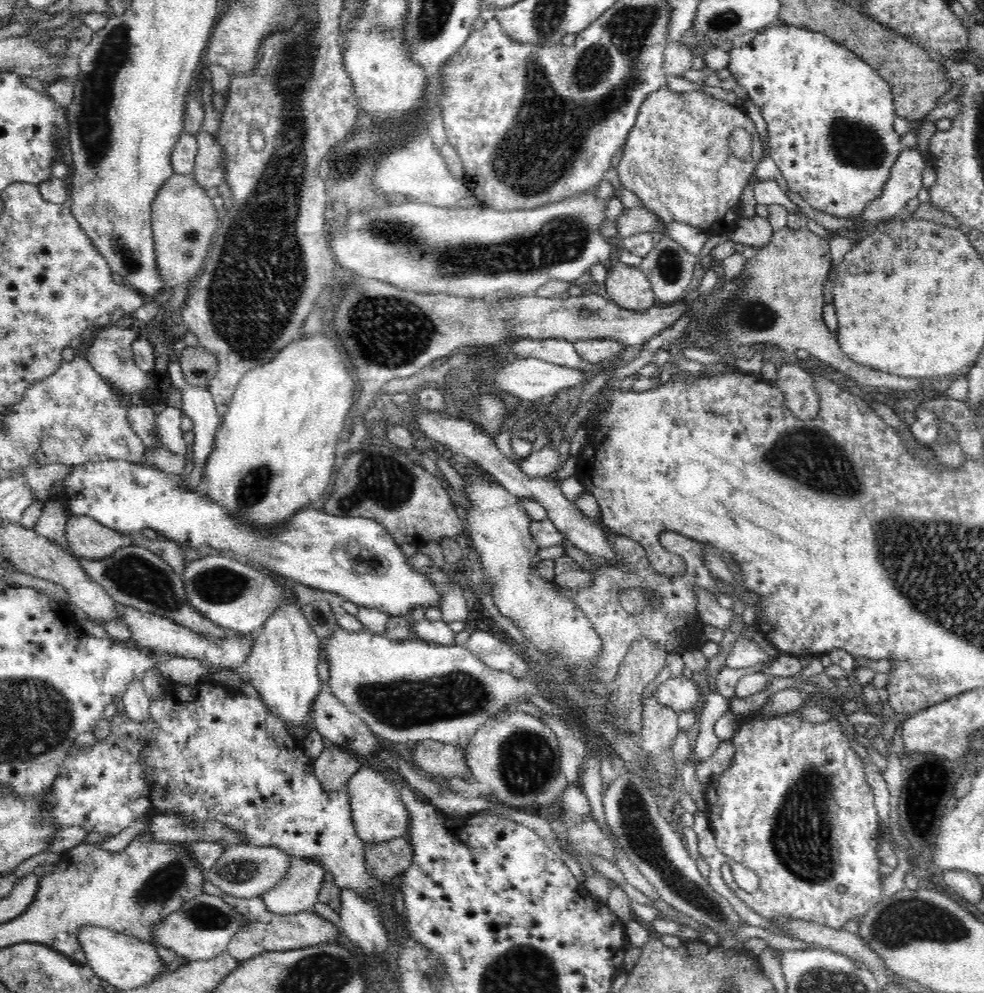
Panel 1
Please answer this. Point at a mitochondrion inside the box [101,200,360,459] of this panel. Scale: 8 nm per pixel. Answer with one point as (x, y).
(131, 262)

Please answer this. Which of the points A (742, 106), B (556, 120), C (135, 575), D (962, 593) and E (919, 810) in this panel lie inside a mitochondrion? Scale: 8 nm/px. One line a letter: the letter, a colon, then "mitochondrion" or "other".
A: other
B: mitochondrion
C: mitochondrion
D: mitochondrion
E: other

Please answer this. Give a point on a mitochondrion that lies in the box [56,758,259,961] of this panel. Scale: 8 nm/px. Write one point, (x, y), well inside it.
(167, 878)

